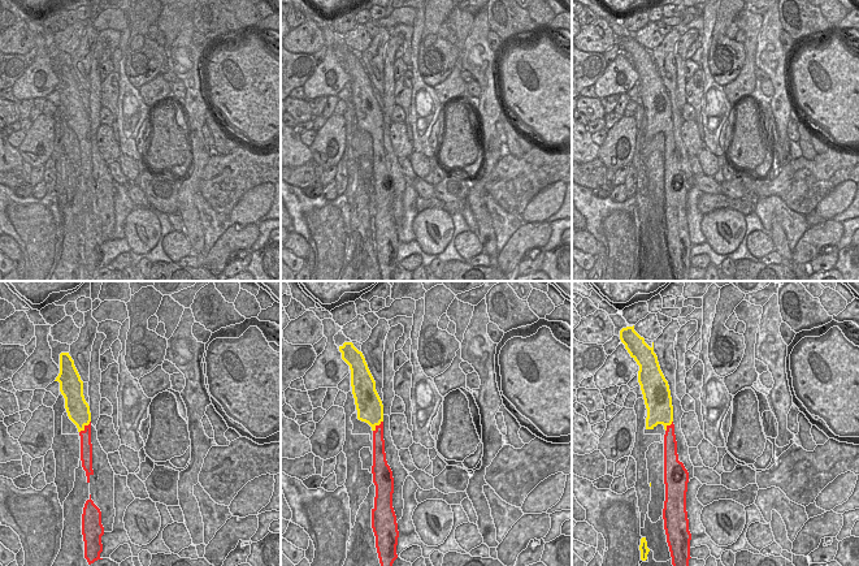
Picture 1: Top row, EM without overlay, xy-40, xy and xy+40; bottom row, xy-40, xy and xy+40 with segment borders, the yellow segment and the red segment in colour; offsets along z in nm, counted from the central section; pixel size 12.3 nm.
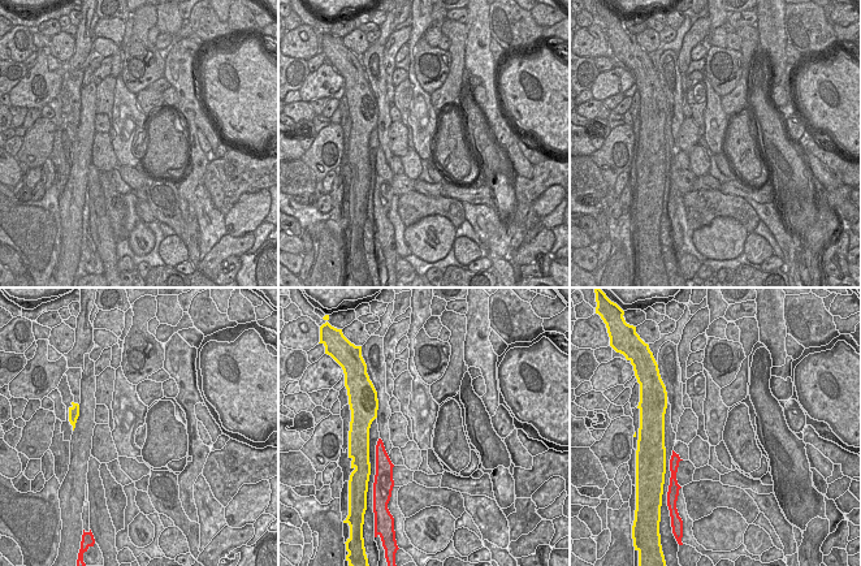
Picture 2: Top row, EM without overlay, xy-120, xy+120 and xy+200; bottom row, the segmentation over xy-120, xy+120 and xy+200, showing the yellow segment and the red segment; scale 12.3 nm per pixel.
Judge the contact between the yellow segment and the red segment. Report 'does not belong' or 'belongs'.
belongs

